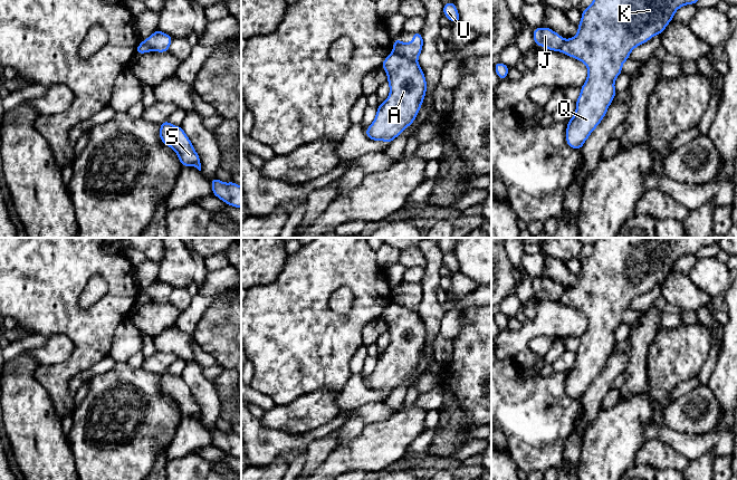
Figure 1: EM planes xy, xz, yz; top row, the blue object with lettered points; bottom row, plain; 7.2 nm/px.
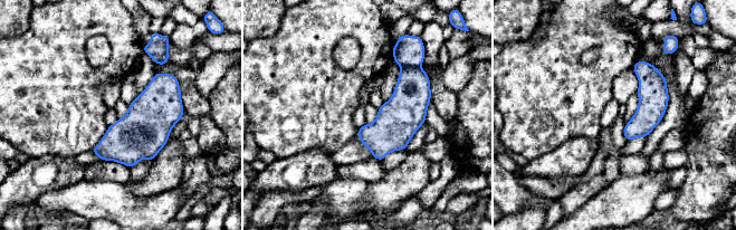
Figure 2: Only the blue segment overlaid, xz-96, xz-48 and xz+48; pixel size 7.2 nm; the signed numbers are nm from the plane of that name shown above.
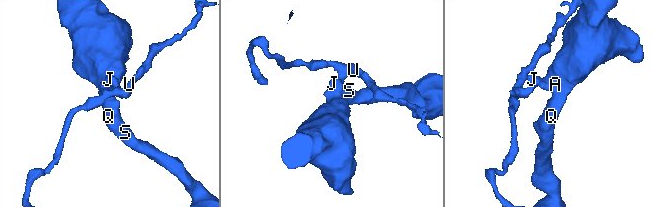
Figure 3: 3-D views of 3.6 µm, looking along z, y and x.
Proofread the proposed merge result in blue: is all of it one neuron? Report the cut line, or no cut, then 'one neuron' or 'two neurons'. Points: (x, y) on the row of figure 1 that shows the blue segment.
cut in xz along (392, 51), (415, 61); two neurons

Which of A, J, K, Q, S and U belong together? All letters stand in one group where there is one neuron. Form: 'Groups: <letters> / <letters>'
Groups: A K Q S / J U

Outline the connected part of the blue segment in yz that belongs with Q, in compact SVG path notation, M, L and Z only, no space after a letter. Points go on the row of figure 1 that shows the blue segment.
M593 0L581 12L577 33L564 40L559 51L585 64L587 78L575 102L574 116L567 122L566 144L581 150L592 132L601 124L616 95L615 79L631 51L664 31L677 10L698 0Z

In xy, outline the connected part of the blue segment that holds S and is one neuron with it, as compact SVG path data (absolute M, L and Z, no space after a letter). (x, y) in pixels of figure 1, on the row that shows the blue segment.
M168 119L160 125L159 136L164 145L176 153L183 167L191 165L201 171L199 154L181 126L172 125Z

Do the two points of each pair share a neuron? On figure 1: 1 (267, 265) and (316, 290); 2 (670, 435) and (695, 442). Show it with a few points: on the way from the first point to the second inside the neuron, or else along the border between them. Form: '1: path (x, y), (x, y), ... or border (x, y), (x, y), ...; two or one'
1: border (288, 253), (279, 276), (268, 284), (258, 286); two
2: path (676, 440), (689, 442); one

